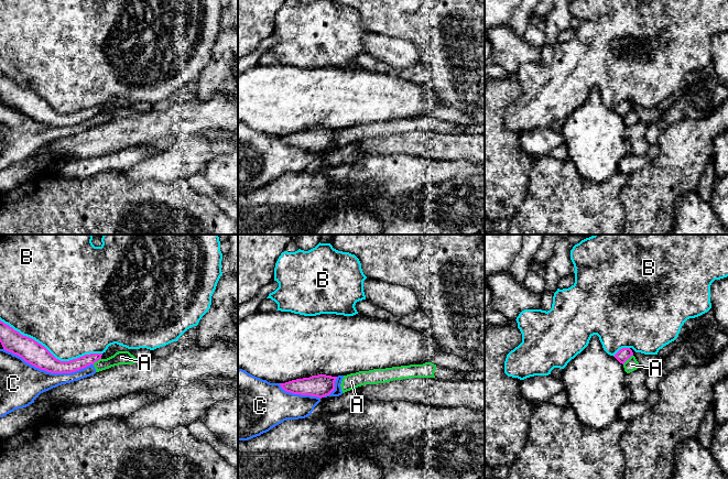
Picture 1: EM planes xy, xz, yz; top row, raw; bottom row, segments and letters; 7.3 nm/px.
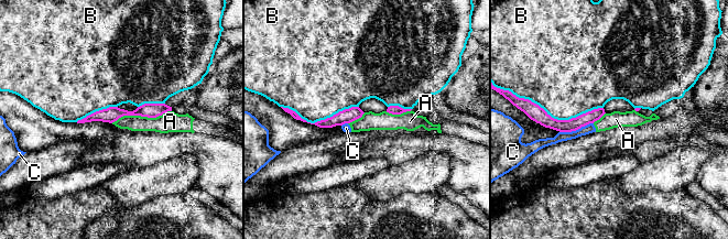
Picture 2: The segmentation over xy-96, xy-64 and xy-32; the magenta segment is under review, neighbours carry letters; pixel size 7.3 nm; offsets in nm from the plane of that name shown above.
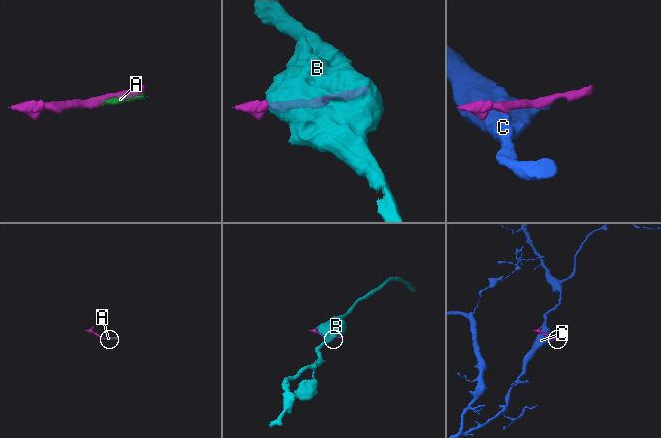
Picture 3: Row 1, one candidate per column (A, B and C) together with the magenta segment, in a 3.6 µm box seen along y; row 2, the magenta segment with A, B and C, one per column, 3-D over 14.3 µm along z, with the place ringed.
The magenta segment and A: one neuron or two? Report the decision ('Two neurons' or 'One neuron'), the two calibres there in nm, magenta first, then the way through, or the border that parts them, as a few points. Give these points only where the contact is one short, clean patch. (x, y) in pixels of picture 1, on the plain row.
Two neurons. Thickness 90 nm (magenta) against 90 nm

